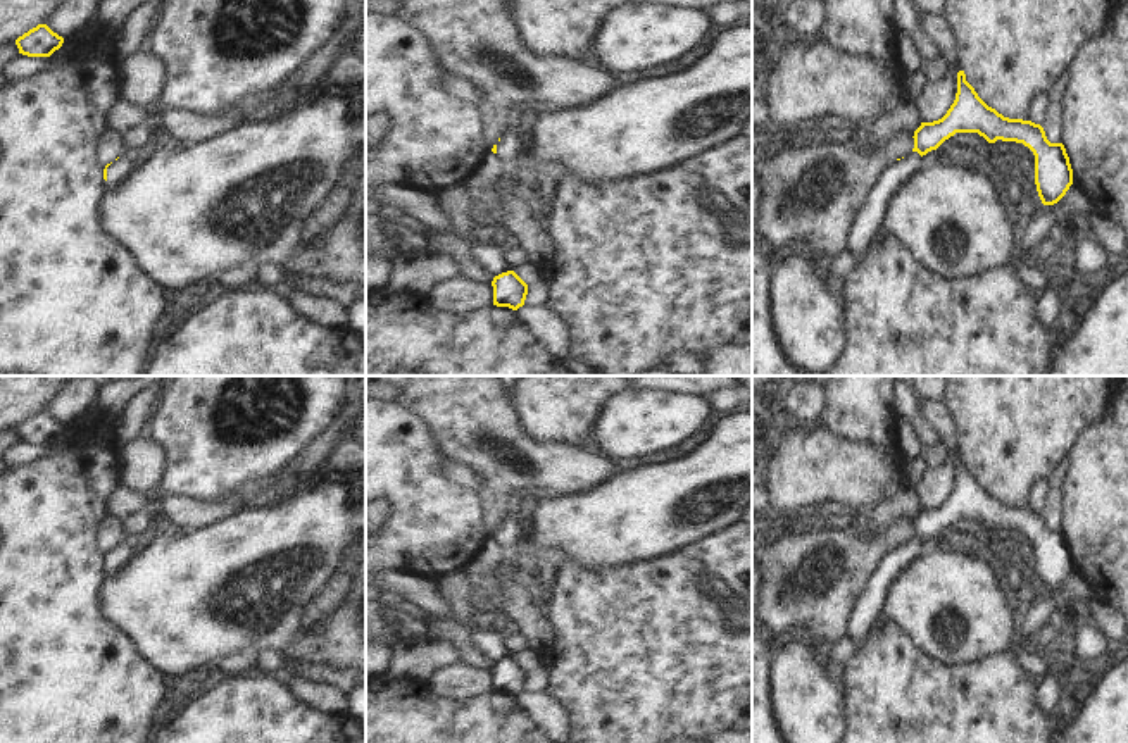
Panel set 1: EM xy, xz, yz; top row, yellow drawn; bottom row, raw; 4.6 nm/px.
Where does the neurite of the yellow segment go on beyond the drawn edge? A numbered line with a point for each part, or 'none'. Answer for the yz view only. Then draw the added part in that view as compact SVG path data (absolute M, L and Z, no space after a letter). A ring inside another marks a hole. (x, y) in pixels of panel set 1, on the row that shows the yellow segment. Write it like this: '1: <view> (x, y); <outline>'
1: yz (871, 216); M911 152L907 157L887 165L876 184L869 190L861 210L855 214L855 221L845 240L845 248L849 252L862 252L871 243L876 231L885 222L893 195L911 178L911 174L919 171L923 165L923 157L918 152Z

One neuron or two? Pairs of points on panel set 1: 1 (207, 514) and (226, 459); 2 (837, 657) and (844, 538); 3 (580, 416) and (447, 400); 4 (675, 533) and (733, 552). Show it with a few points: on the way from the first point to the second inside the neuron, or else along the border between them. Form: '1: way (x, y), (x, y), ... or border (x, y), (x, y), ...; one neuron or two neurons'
1: border (250, 481), (211, 499), (173, 495); two neurons
2: border (844, 633), (825, 652); two neurons
3: border (511, 397), (523, 424), (544, 440); two neurons
4: border (733, 524), (661, 557); two neurons

